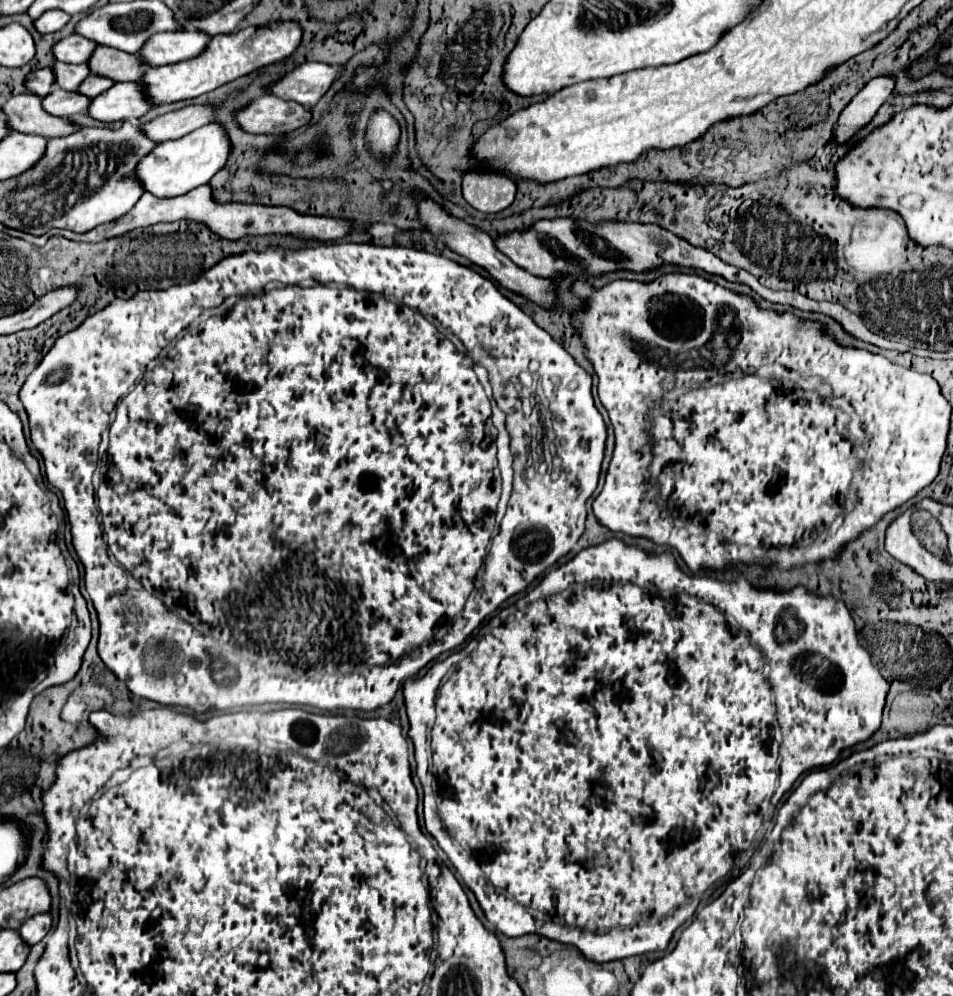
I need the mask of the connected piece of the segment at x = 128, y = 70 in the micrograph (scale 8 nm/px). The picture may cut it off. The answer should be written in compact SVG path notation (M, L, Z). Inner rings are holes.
M111 47L95 49L89 67L93 73L99 73L113 81L141 81L145 73L145 65L139 55L123 53Z

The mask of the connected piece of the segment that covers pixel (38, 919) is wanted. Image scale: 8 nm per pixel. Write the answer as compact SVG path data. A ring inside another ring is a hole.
M45 911L45 913L37 913L37 915L29 917L19 927L19 933L21 933L21 937L25 937L25 941L29 941L29 945L35 945L49 933L51 925L53 925L53 915L49 911Z

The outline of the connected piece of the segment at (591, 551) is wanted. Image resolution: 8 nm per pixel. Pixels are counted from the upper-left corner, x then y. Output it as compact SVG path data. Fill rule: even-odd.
M611 539L587 547L563 567L551 569L543 583L521 597L515 605L501 609L487 625L483 625L479 635L465 649L435 663L423 679L407 681L403 695L411 723L409 737L415 745L416 774L425 795L425 829L435 837L439 847L461 873L465 885L475 893L487 921L507 937L537 933L559 943L575 945L589 961L605 963L649 951L663 951L675 929L693 917L699 901L711 893L713 885L737 877L749 863L755 851L755 833L763 823L769 801L777 805L801 773L831 765L845 747L869 739L879 729L887 689L889 683L883 679L879 669L873 667L869 653L859 645L855 623L843 601L833 597L813 597L803 587L795 587L787 593L757 591L743 577L735 583L715 581L707 575L693 577L677 567L671 553L647 555L639 547L629 547L619 539ZM766 653L771 657L771 687L763 677L763 656ZM799 669L815 669L815 673L799 673ZM775 707L783 733L783 743L779 747L783 761L779 767L777 789L777 755L773 753L771 741Z

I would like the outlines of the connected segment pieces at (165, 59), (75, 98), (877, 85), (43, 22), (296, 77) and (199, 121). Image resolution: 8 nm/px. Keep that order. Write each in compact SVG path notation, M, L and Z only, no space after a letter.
M203 31L157 33L157 37L151 37L151 41L143 45L139 55L149 67L171 65L171 63L199 57L207 49L209 41L211 41L211 35Z
M53 87L51 93L43 99L43 107L47 113L55 113L57 117L73 117L75 113L85 113L91 105L91 97L83 93L67 93L59 87Z
M893 75L871 79L851 99L851 103L843 109L843 113L841 113L839 121L837 121L835 137L841 143L847 141L849 137L853 137L863 125L867 125L873 119L873 115L883 105L883 101L893 93L893 89L895 89L895 77Z
M51 9L51 11L45 11L35 21L35 29L39 33L55 33L55 31L61 31L69 23L69 19L71 19L71 15L59 11L59 9Z
M303 63L295 71L287 73L281 81L277 81L271 91L281 99L313 107L331 89L333 81L341 73L343 67L333 67L327 63Z
M205 103L205 105L187 105L179 111L165 113L149 121L147 125L141 125L141 129L157 143L179 139L211 121L215 121L217 105Z

